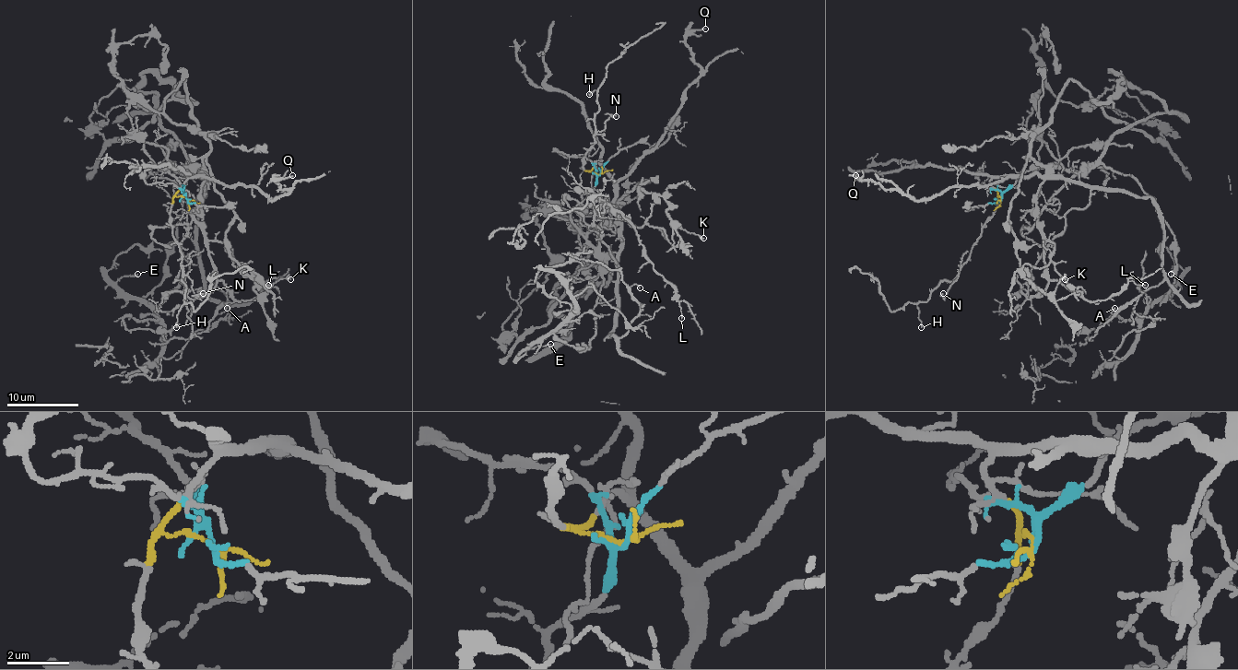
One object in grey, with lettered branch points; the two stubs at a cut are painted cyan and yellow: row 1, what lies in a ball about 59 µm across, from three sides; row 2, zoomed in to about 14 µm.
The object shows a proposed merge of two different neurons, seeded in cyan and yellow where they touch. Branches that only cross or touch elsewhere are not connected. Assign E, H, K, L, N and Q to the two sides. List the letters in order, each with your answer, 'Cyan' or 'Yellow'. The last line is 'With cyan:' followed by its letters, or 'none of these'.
E: Cyan
H: Yellow
K: Cyan
L: Cyan
N: Yellow
Q: Yellow
With cyan: E, K, L

